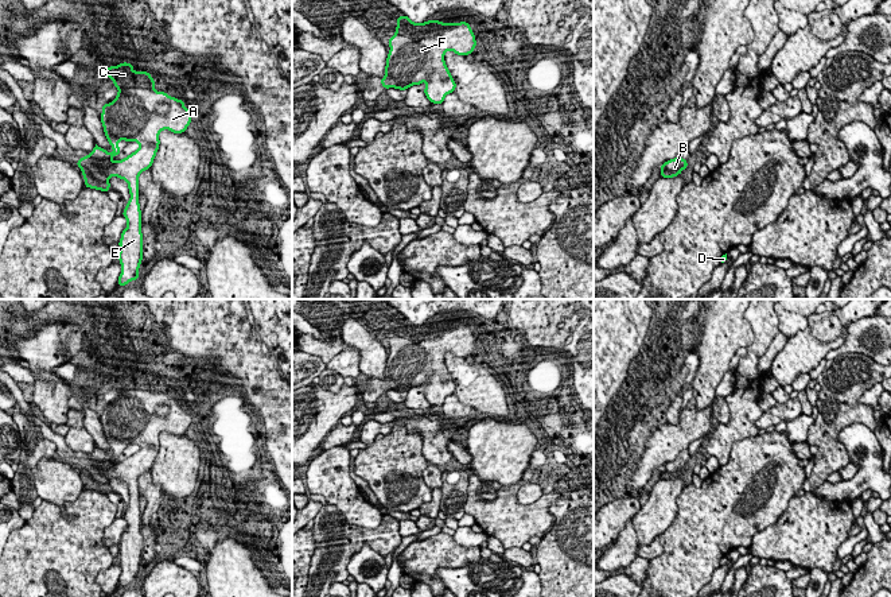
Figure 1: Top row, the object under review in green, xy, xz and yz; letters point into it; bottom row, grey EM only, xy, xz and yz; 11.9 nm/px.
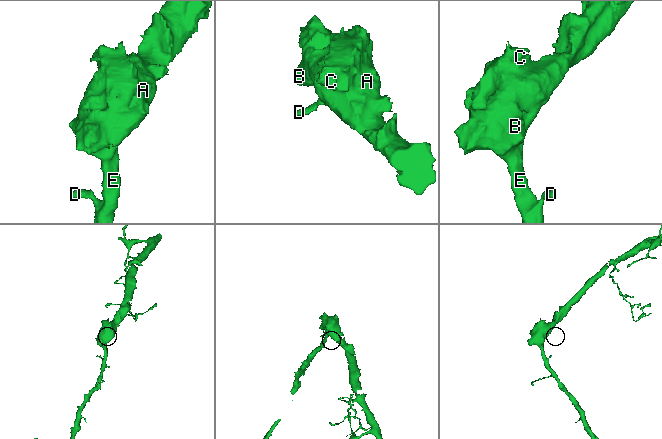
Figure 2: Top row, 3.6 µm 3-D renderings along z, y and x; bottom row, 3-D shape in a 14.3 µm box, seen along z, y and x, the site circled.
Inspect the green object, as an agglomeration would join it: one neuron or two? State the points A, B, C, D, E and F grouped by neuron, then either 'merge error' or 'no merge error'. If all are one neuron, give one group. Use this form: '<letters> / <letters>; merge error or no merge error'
A B C D E F; no merge error

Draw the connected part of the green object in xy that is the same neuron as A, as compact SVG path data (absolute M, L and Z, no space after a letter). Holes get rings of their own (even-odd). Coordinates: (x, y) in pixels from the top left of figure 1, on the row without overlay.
M132 365L109 368L105 376L118 391L117 399L110 406L102 406L101 415L104 434L113 455L96 446L93 453L75 466L82 473L85 489L106 495L110 491L110 478L128 484L131 500L122 513L128 527L121 535L117 559L121 566L117 588L127 588L131 582L139 581L143 563L139 477L153 465L160 446L159 435L163 431L174 435L186 434L192 418L184 403L166 394L156 394L151 376L135 373ZM120 442L136 443L140 450L125 461L113 464L112 460L121 454Z

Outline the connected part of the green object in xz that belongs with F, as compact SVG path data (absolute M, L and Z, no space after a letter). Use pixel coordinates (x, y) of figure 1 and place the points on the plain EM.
M409 318L397 319L396 336L388 344L390 353L386 360L385 379L381 380L381 387L385 391L405 392L425 383L424 395L432 406L443 406L444 399L456 391L455 381L446 367L444 356L451 352L458 357L466 358L472 356L476 348L470 325L441 325L440 322L413 325Z

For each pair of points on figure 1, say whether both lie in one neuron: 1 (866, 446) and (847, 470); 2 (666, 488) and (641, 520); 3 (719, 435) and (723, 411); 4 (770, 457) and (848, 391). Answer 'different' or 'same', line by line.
1: different
2: same
3: different
4: different

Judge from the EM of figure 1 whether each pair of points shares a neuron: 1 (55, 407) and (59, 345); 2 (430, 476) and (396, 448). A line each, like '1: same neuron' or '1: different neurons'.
1: same neuron
2: different neurons

